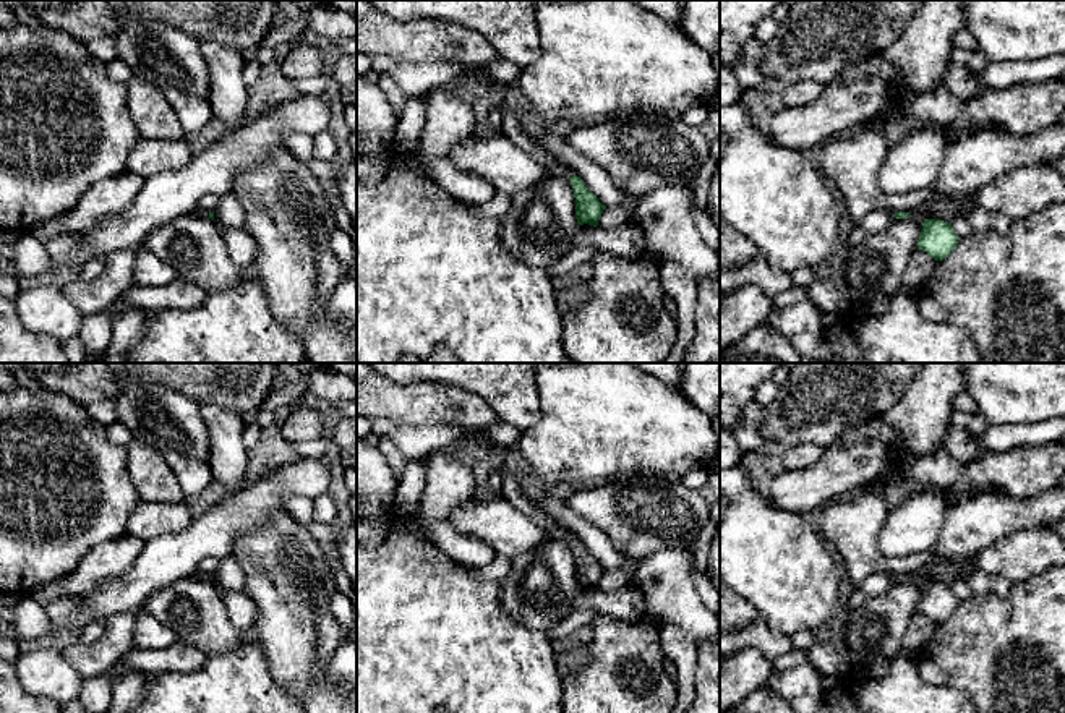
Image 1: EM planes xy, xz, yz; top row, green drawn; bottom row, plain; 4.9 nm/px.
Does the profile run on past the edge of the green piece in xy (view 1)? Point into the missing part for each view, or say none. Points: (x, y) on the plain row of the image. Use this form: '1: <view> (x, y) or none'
1: none

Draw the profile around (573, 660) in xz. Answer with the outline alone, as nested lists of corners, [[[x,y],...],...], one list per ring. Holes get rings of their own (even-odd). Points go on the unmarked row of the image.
[[[588,647],[571,648],[556,655],[556,666],[561,681],[575,671],[582,669],[588,663]]]

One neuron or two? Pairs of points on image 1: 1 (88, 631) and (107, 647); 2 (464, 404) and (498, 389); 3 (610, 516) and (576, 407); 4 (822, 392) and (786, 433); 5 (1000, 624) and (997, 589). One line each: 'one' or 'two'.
1: two
2: two
3: two
4: one
5: two

